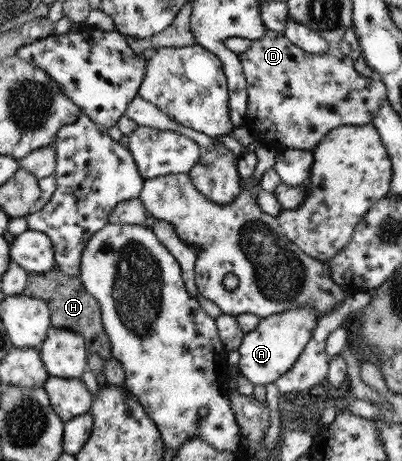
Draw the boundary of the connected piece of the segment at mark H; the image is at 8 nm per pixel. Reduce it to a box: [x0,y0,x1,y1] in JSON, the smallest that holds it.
[26,265,111,360]

